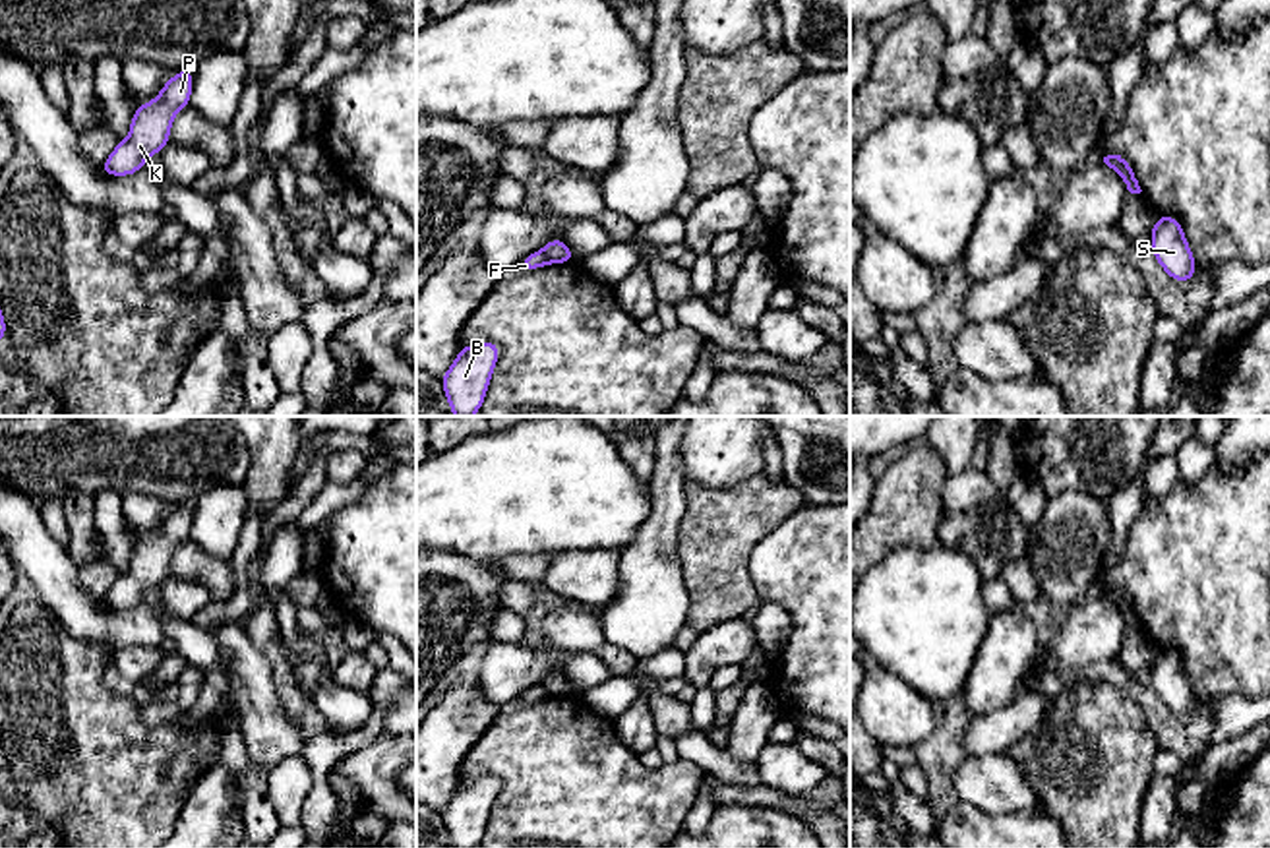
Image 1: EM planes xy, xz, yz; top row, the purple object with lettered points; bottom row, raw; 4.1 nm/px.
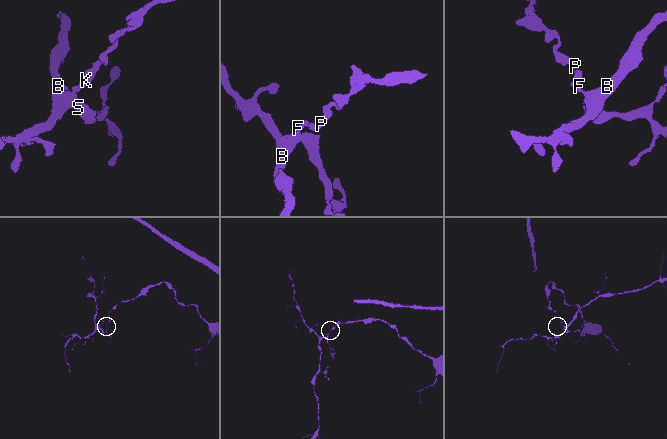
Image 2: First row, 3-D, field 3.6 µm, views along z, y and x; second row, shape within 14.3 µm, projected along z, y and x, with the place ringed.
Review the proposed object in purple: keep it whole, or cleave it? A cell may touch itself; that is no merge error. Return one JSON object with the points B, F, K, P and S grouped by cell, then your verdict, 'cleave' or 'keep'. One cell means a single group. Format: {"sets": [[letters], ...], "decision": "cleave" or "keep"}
{"sets": [["B", "F", "S"], ["K", "P"]], "decision": "cleave"}

